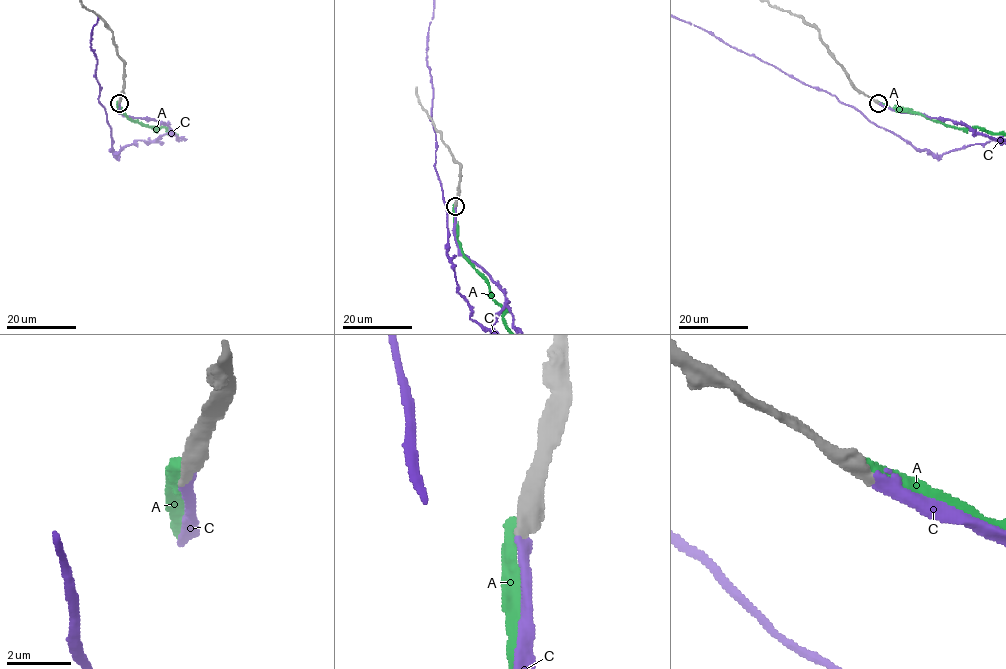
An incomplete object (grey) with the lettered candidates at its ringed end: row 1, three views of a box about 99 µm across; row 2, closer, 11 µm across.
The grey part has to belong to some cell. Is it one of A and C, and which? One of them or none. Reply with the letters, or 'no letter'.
C

